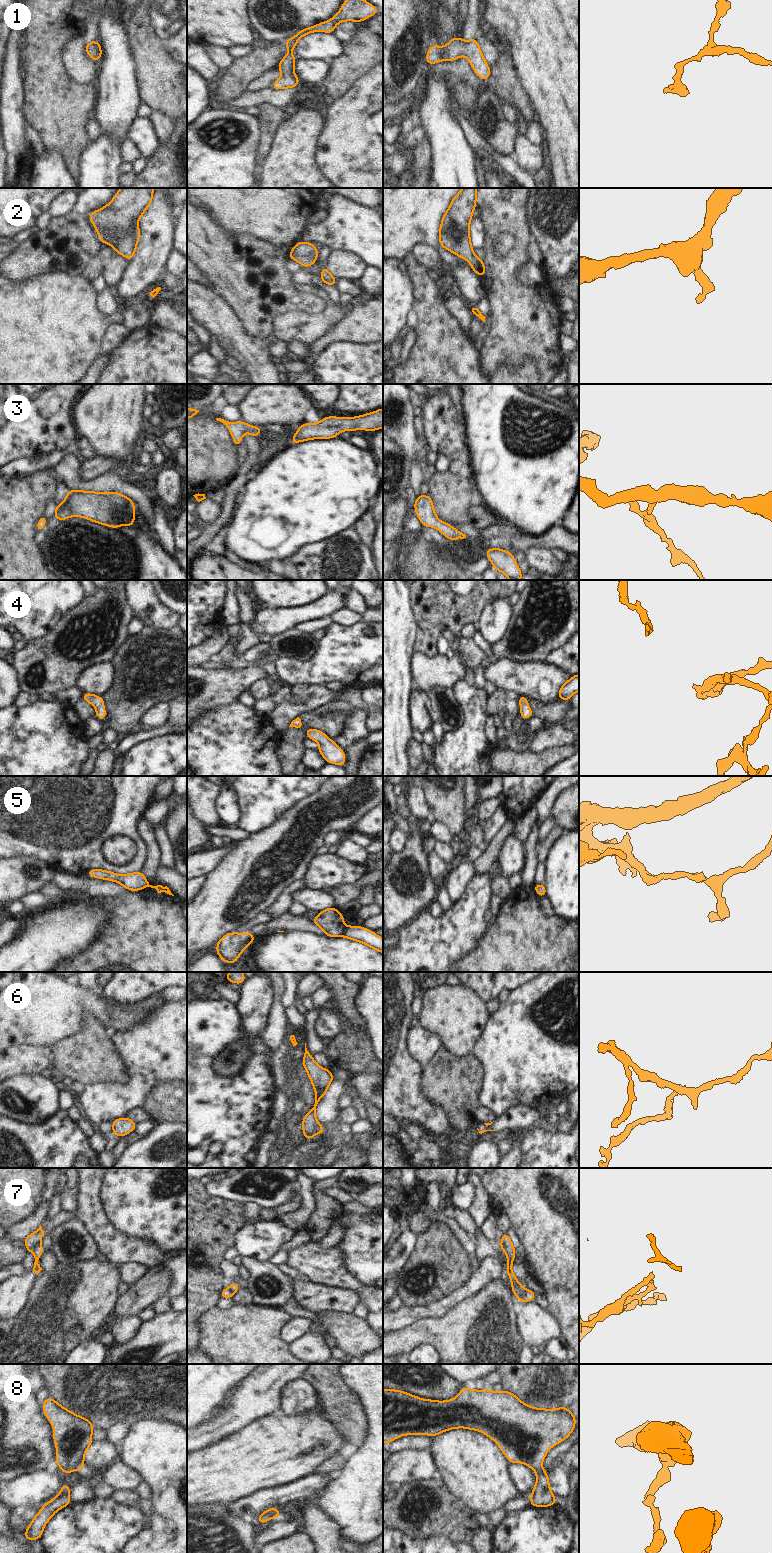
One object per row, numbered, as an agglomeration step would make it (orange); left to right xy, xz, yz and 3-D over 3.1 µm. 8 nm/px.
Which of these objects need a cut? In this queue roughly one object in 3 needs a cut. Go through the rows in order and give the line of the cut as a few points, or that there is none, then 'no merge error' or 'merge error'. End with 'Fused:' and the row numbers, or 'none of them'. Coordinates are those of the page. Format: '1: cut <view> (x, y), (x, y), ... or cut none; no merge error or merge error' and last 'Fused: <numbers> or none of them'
1: cut none; no merge error
2: cut none; no merge error
3: cut none; no merge error
4: cut none; no merge error
5: cut xz (345, 926), (342, 935); merge error
6: cut xz (329, 1070), (331, 1082), (328, 1085); merge error
7: cut yz (501, 1239), (505, 1251), (513, 1258); merge error
8: cut none; no merge error
Fused: 5, 6, 7

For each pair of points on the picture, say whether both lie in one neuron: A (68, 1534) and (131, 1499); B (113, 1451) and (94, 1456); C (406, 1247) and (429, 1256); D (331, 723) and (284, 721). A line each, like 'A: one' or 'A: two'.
A: two
B: one
C: two
D: two

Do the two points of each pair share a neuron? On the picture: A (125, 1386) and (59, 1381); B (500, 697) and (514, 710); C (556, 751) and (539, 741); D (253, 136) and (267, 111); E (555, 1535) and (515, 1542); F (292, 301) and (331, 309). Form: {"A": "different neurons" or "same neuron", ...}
{"A": "same neuron", "B": "same neuron", "C": "different neurons", "D": "different neurons", "E": "same neuron", "F": "different neurons"}

